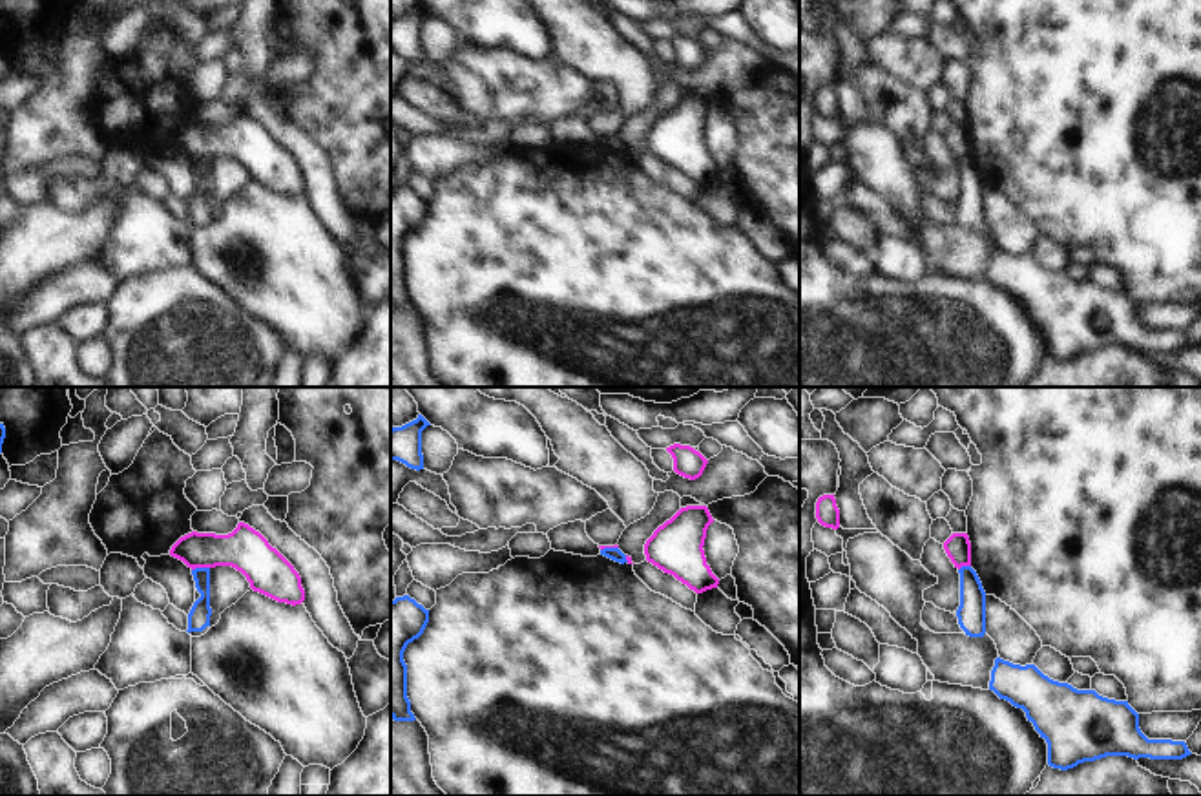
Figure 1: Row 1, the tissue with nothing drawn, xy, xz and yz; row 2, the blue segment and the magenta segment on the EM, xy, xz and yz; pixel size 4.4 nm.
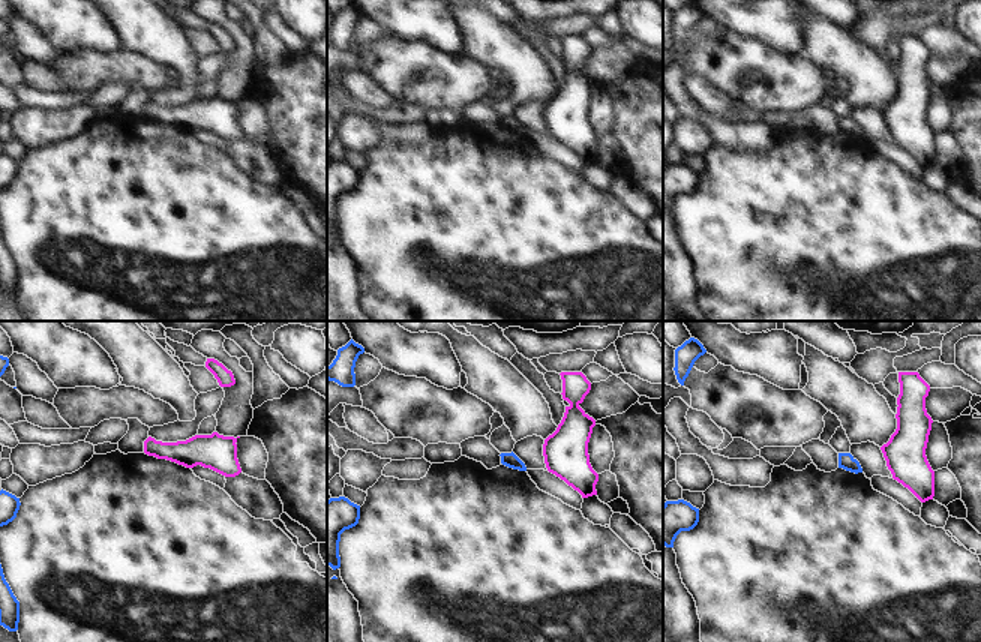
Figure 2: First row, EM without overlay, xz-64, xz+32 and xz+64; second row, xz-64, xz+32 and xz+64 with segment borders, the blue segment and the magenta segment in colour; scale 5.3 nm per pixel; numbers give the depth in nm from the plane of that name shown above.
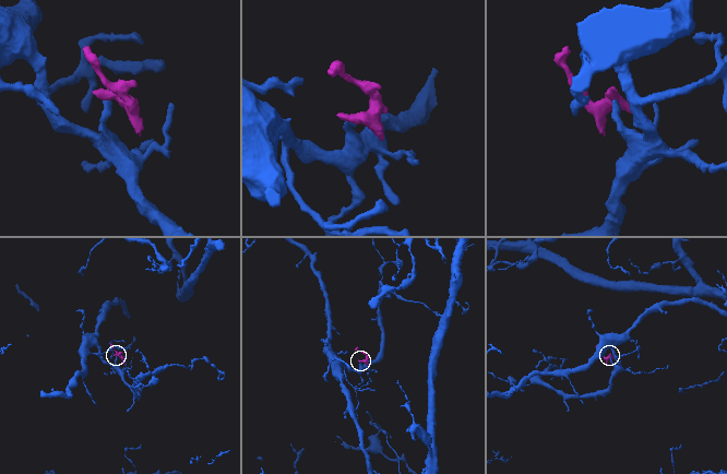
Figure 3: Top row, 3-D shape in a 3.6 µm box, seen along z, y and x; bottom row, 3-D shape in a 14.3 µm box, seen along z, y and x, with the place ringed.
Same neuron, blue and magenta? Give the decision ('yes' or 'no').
no

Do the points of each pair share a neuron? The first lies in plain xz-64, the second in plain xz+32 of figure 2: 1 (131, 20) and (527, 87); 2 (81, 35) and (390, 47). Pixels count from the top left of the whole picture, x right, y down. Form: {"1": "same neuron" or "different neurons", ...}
{"1": "same neuron", "2": "different neurons"}

